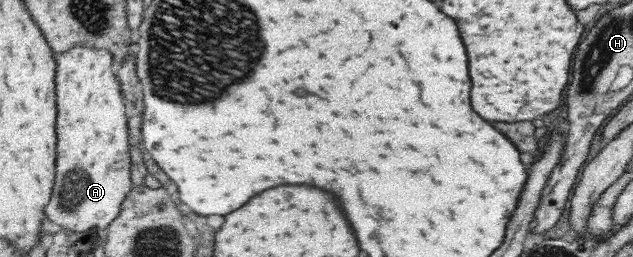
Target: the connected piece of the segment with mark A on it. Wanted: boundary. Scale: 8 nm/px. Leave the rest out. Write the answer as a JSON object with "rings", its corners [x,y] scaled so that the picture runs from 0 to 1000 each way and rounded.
{"rings":[[[120,175],[107,206],[87,202],[87,230],[90,233],[90,518],[95,525],[95,572],[92,572],[92,728],[85,728],[82,782],[73,805],[71,829],[79,860],[120,907],[136,903],[136,895],[142,891],[167,891],[186,844],[190,805],[193,805],[193,782],[205,755],[205,735],[210,724],[210,599],[205,568],[205,502],[202,502],[202,455],[199,455],[196,354],[193,354],[193,331],[190,331],[183,280],[180,280],[180,210],[171,191]]]}

